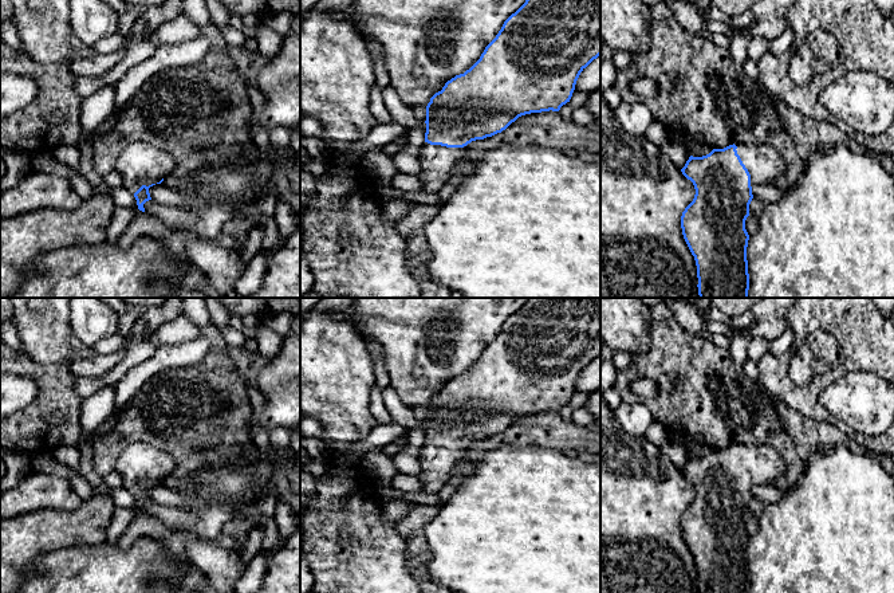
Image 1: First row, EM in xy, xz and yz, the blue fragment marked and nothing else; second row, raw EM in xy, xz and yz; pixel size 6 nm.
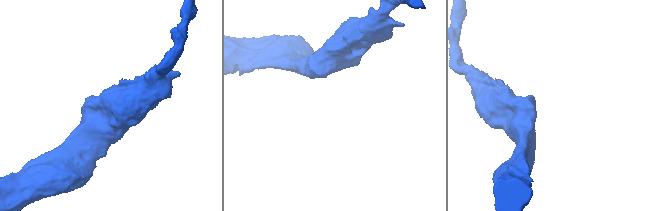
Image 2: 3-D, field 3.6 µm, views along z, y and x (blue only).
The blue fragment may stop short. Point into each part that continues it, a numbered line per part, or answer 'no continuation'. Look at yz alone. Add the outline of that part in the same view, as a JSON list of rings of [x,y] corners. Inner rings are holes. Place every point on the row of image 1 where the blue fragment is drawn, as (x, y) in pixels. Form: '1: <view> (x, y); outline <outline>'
1: yz (764, 164); outline [[[740,145],[737,154],[751,174],[751,186],[769,184],[787,173],[781,154],[768,145]]]

